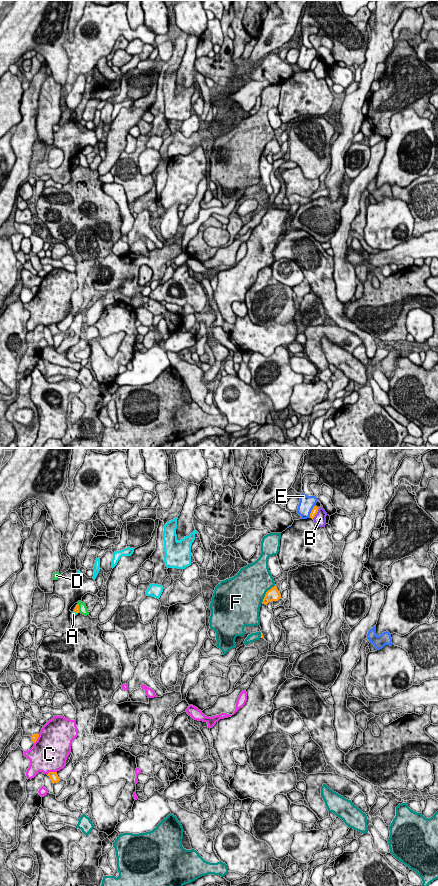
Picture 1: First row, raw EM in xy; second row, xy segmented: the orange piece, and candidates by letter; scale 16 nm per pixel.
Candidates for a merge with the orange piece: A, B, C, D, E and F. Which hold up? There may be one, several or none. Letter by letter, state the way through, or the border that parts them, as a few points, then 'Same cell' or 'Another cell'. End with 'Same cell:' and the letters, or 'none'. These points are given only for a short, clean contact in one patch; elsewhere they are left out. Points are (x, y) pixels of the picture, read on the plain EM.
A: Boundary: xy (73, 163), (77, 165). Another cell
B: Another cell
C: Another cell
D: Another cell
E: Another cell
F: Another cell
Same cell: none

